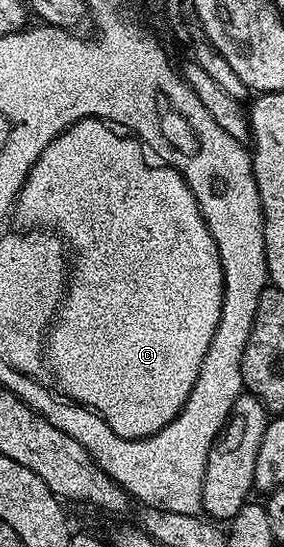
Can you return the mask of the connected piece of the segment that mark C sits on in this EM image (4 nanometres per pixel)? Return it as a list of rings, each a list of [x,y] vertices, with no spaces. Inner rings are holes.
[[[83,118],[81,121],[73,123],[73,125],[65,132],[61,132],[57,135],[49,144],[49,148],[45,148],[41,152],[41,156],[33,164],[33,168],[29,172],[25,184],[19,189],[19,196],[17,199],[17,214],[19,210],[20,216],[28,222],[26,224],[28,227],[50,228],[52,231],[58,232],[66,240],[66,243],[70,246],[73,254],[73,249],[75,249],[75,254],[79,257],[76,262],[74,259],[73,277],[70,279],[69,285],[66,287],[65,297],[49,327],[49,333],[45,338],[46,365],[49,367],[49,370],[51,366],[52,372],[55,373],[56,380],[59,381],[60,387],[58,386],[58,389],[62,391],[70,401],[77,402],[80,406],[87,406],[95,411],[95,413],[100,414],[105,420],[105,424],[109,424],[109,428],[113,428],[113,432],[117,432],[117,436],[121,436],[122,438],[148,438],[149,436],[153,436],[157,432],[161,432],[161,428],[168,426],[168,424],[179,415],[181,408],[187,403],[187,398],[191,394],[191,389],[197,380],[197,376],[201,372],[201,364],[205,360],[205,352],[209,352],[209,344],[213,340],[213,332],[217,332],[217,324],[221,320],[221,308],[223,307],[223,265],[219,259],[217,244],[213,240],[213,236],[205,224],[203,213],[199,211],[199,201],[193,196],[193,192],[188,188],[187,182],[181,177],[178,170],[166,164],[154,164],[155,166],[150,166],[150,164],[147,163],[146,157],[148,158],[148,155],[145,153],[144,147],[140,145],[134,137],[120,132],[114,125],[108,124],[98,118]],[[83,161],[87,166],[85,172],[77,172],[77,164]]]

